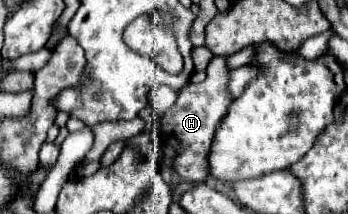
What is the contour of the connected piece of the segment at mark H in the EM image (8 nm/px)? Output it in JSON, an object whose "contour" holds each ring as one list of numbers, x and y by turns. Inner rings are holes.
{"contour":[[215,56,207,66,205,82,185,86,179,92,177,102,169,110,165,110,161,118,161,130,167,136,167,142,173,146,173,150,177,150,177,158,173,160,173,170,181,178,187,178,189,182,207,182,209,146,219,120,225,116,227,106,233,100,227,94,227,72,229,70,225,66,225,58]]}

